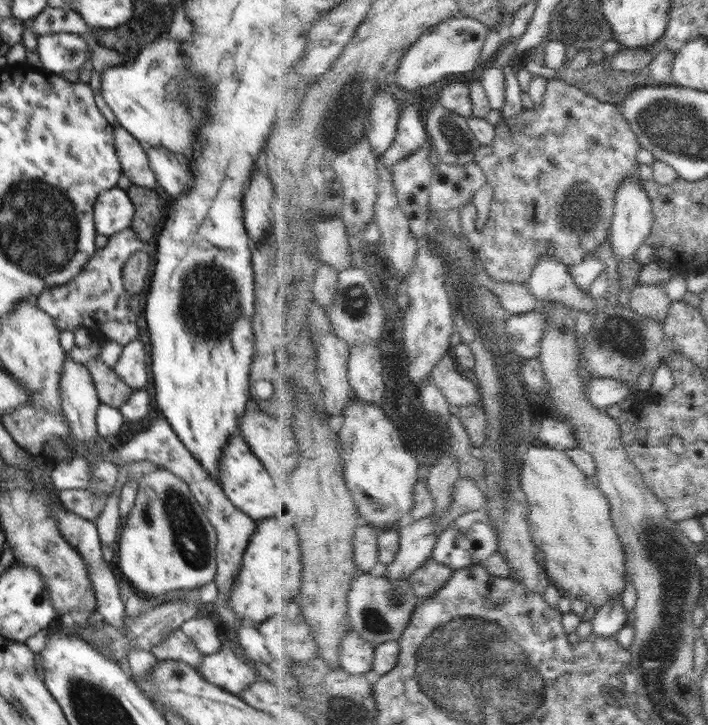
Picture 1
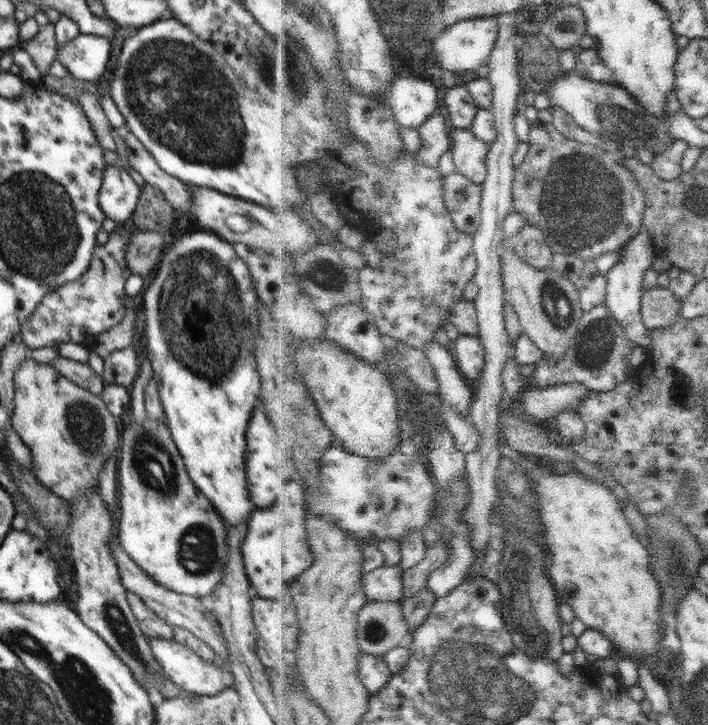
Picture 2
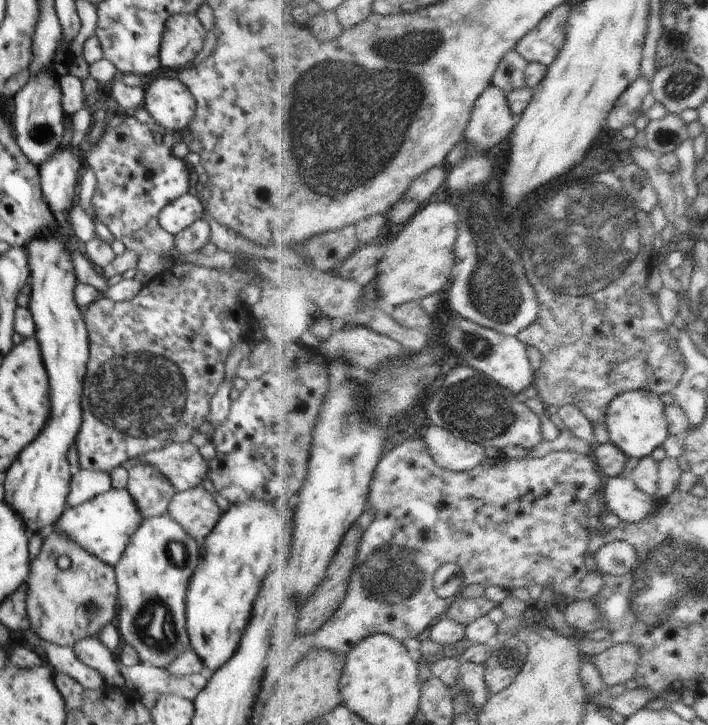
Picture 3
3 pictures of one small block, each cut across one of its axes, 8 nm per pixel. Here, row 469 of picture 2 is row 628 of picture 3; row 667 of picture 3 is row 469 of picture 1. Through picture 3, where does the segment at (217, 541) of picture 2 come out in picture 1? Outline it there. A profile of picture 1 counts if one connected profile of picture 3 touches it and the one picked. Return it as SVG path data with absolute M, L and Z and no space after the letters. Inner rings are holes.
M156 466L156 470L138 481L138 493L116 544L119 572L145 597L156 597L170 590L188 591L215 580L217 560L215 548L217 532L208 521L204 509L198 504L187 482L172 471Z

